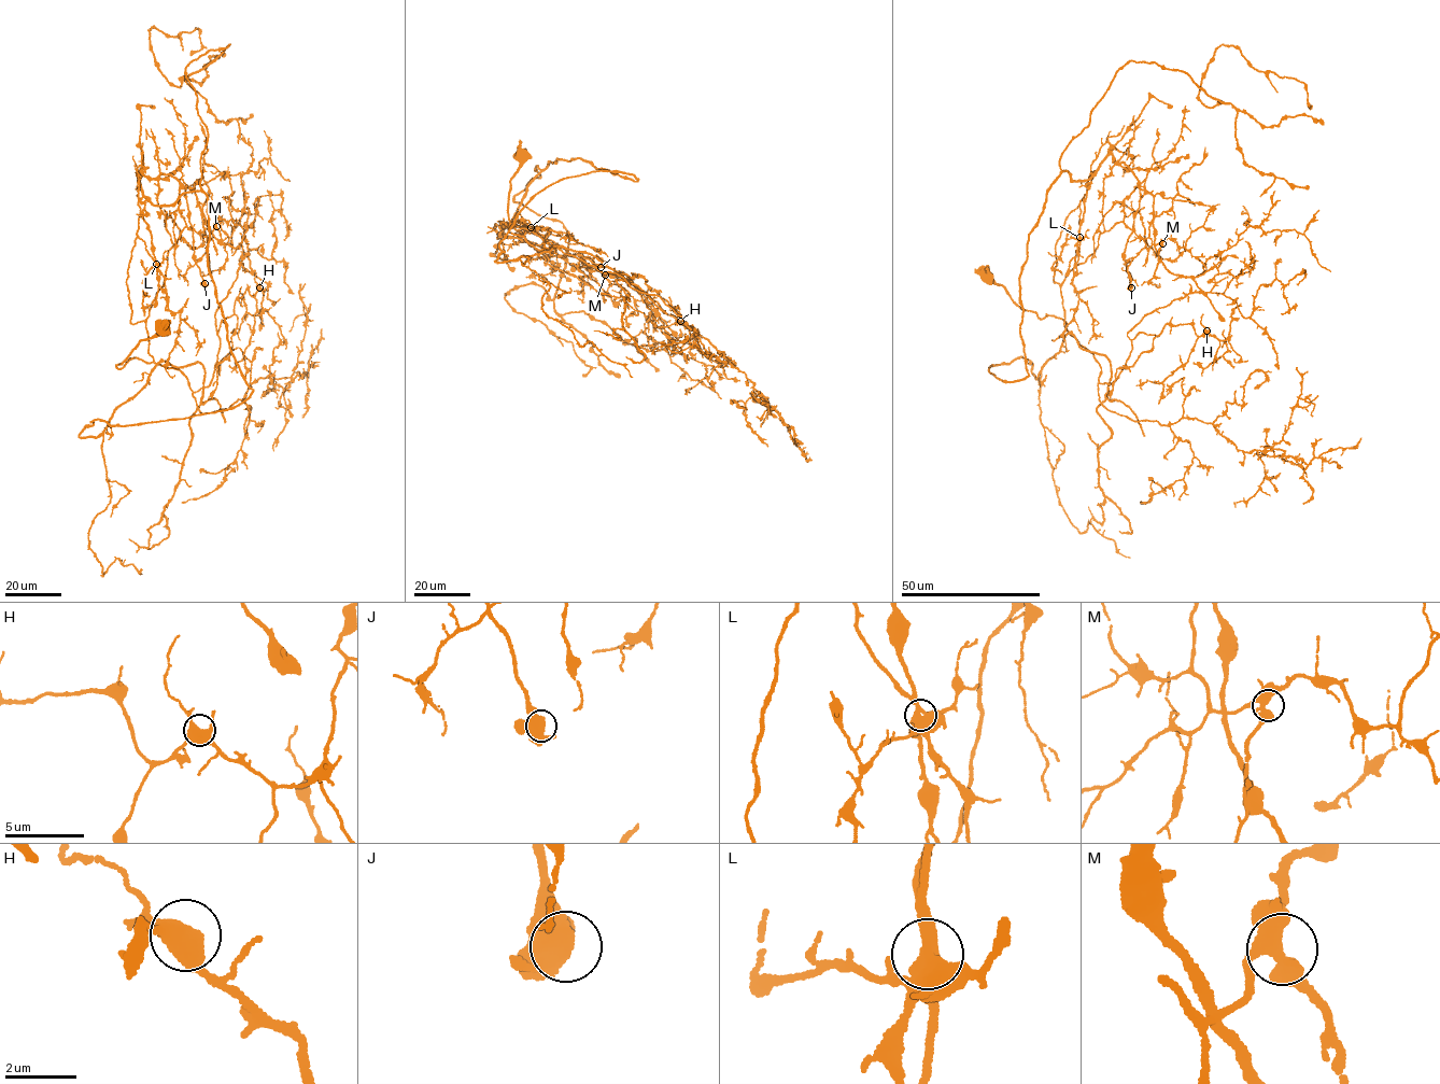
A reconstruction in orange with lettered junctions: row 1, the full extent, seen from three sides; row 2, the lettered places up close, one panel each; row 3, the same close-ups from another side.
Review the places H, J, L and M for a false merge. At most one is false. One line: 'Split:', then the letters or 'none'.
Split: L

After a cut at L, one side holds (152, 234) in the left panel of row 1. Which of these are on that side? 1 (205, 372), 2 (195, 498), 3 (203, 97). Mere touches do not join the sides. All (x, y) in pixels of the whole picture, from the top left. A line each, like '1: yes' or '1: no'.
1: yes
2: no
3: yes

